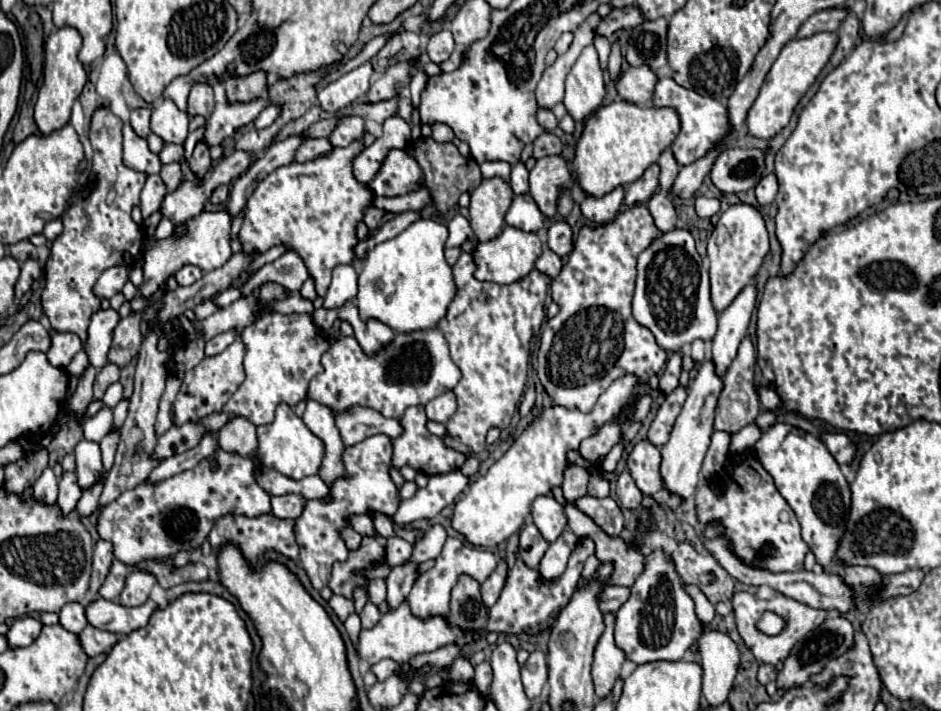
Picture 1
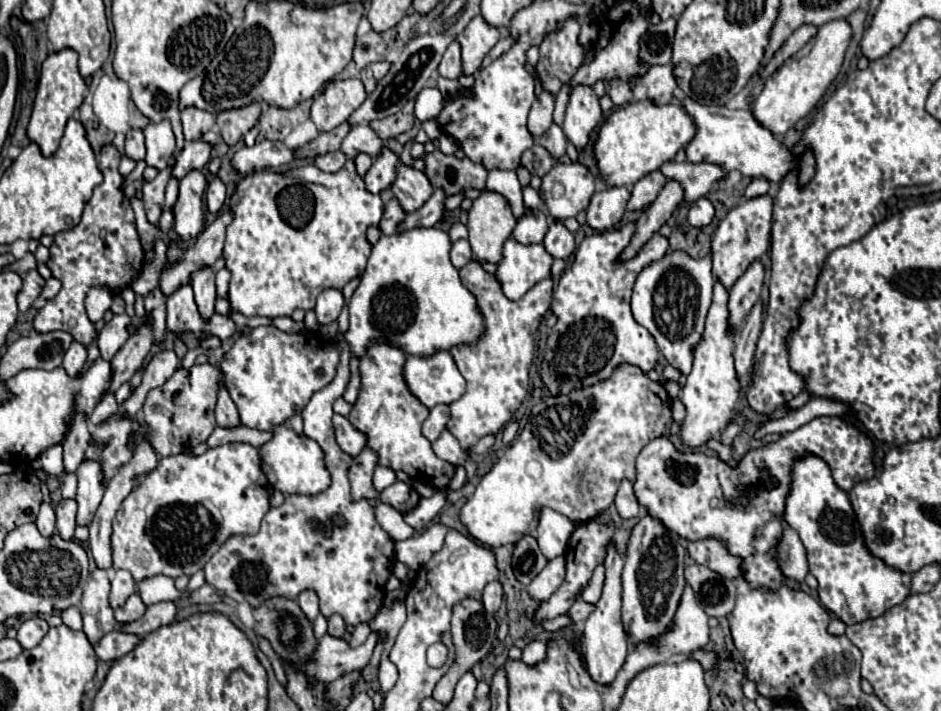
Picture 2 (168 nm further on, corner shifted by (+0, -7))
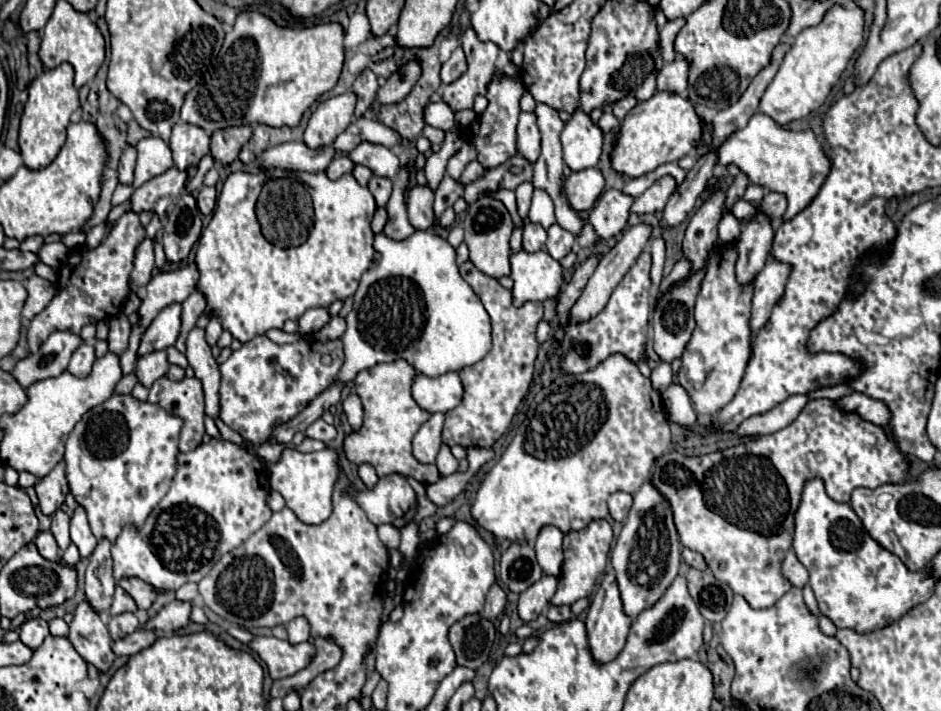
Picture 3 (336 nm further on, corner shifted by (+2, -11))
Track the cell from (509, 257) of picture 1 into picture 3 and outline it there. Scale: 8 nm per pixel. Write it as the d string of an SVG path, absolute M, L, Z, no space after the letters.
M543 249L535 253L519 251L511 255L511 279L515 281L513 303L521 307L527 301L555 299L563 285L563 269Z

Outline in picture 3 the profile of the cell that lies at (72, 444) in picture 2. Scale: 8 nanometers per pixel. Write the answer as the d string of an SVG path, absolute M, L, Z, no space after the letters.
M59 463L47 477L43 477L35 485L35 491L37 491L39 507L41 507L43 515L51 517L65 503L65 497L69 493L67 479L65 479L65 465Z

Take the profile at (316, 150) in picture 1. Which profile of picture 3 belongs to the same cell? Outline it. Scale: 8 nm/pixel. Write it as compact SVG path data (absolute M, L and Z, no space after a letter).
M337 155L333 161L331 161L331 165L327 167L327 177L329 179L339 179L341 175L345 175L345 173L351 173L353 171L353 167L355 167L355 163L347 157L347 155Z

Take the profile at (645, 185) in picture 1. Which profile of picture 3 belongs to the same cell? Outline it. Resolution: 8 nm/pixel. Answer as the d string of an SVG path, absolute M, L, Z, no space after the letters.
M663 175L641 197L635 199L631 211L633 213L655 213L655 211L663 211L663 207L667 205L667 199L675 191L675 187L677 187L675 179L671 175Z

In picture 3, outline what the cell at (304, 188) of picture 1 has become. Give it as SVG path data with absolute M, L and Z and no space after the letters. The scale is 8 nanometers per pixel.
M245 171L231 173L225 179L213 217L197 243L195 265L199 279L195 289L203 293L207 301L205 315L213 317L213 313L217 313L221 327L241 343L265 335L269 329L283 329L287 319L297 321L311 307L327 309L333 301L347 299L355 293L363 271L367 271L375 259L371 219L377 205L371 191L355 183L353 175L331 181L325 173L299 173L299 179L267 179L263 191L259 191L259 209L311 209L313 199L315 227L303 247L287 251L271 247L279 237L273 229L279 229L279 225L259 227L255 219L257 175Z

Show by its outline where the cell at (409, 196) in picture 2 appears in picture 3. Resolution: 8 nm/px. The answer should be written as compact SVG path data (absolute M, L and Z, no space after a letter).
M413 187L407 195L407 213L415 229L427 231L435 223L433 213L433 191L429 187Z

